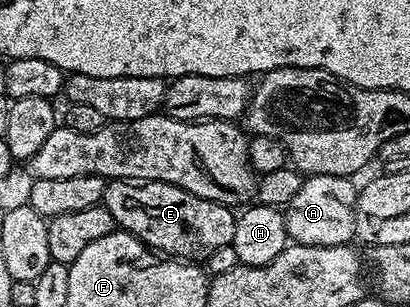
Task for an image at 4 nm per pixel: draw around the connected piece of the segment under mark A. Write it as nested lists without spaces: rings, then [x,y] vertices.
[[[313,175],[304,180],[301,191],[283,209],[287,236],[297,245],[337,247],[351,245],[355,236],[355,204],[359,198],[351,177]]]

